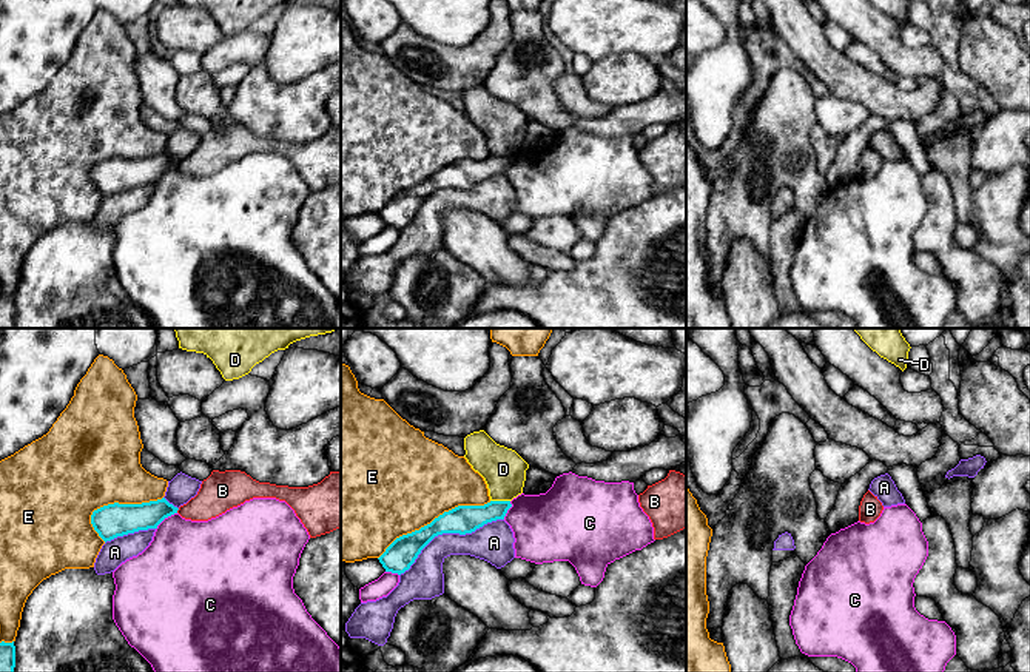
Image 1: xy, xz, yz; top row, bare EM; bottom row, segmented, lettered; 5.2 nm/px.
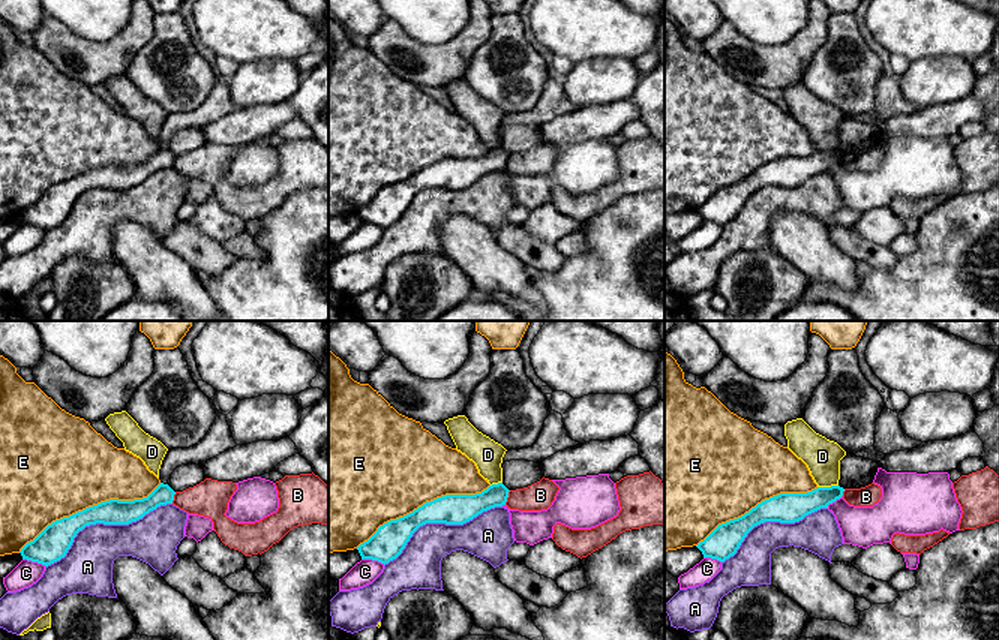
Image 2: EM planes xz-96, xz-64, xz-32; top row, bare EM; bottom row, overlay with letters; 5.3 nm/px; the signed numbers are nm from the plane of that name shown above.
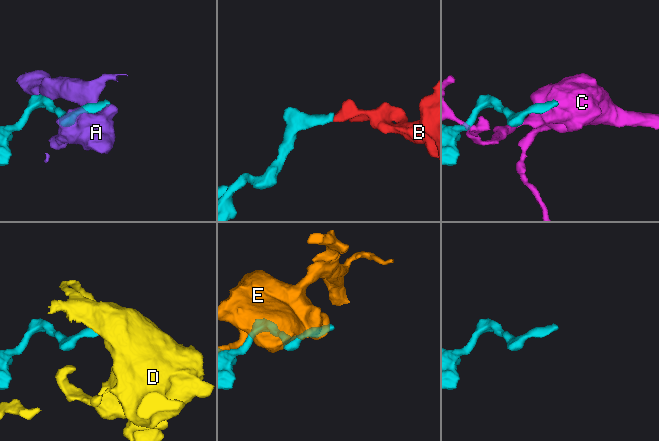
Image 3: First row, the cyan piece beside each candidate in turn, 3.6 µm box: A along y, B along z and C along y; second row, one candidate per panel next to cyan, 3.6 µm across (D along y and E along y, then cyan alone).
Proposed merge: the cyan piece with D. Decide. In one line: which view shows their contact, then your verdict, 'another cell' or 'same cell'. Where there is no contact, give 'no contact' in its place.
xz | another cell

